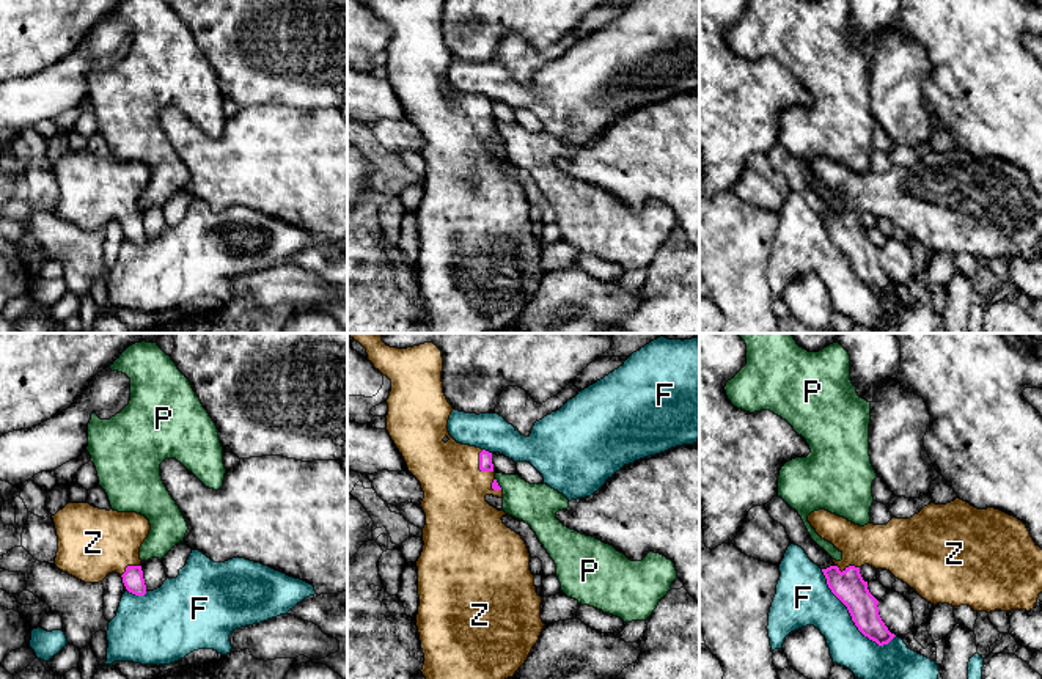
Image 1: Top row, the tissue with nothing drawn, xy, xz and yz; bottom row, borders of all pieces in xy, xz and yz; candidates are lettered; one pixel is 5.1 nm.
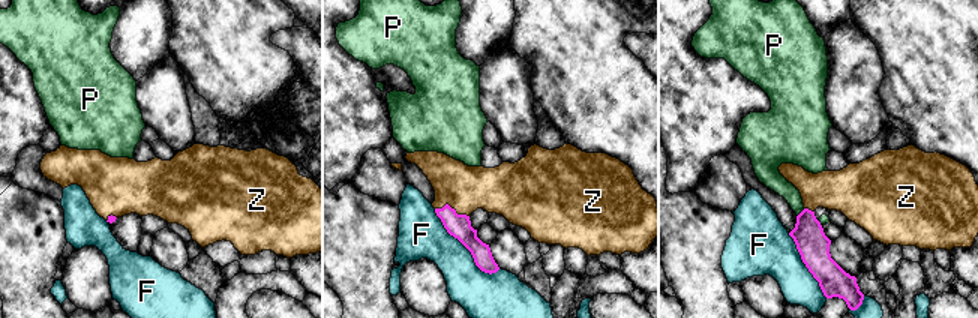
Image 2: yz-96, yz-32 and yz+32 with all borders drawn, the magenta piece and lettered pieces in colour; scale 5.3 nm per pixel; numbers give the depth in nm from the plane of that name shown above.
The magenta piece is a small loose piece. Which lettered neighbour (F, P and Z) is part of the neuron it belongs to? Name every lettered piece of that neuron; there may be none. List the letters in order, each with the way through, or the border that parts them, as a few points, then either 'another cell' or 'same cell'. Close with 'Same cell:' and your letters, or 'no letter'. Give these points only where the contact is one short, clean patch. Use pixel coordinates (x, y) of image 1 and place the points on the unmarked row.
F: another cell
P: another cell
Z: runs through xz (486, 112), (480, 113), (454, 137); same cell
Same cell: Z

